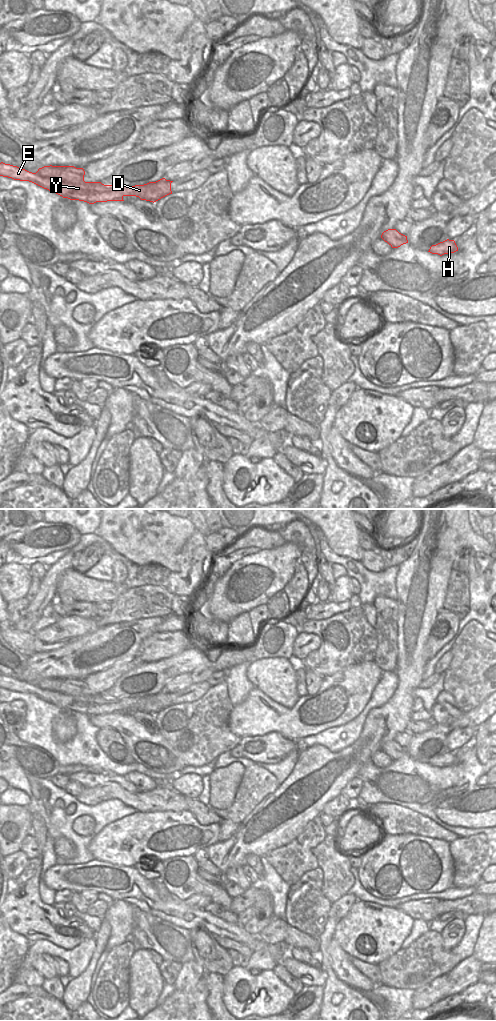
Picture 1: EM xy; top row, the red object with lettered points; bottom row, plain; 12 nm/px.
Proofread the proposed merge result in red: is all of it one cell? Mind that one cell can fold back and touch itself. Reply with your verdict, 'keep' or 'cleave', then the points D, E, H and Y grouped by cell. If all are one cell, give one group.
cleave; groups D H / E Y

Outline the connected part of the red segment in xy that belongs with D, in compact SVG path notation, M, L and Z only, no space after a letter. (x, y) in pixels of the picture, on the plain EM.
M162 690L156 694L149 694L144 697L122 698L119 700L121 710L124 708L136 708L141 712L156 714L161 710L172 706L171 695L173 693Z

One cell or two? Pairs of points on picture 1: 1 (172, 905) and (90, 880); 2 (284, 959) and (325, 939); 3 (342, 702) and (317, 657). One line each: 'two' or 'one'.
1: one
2: two
3: two

